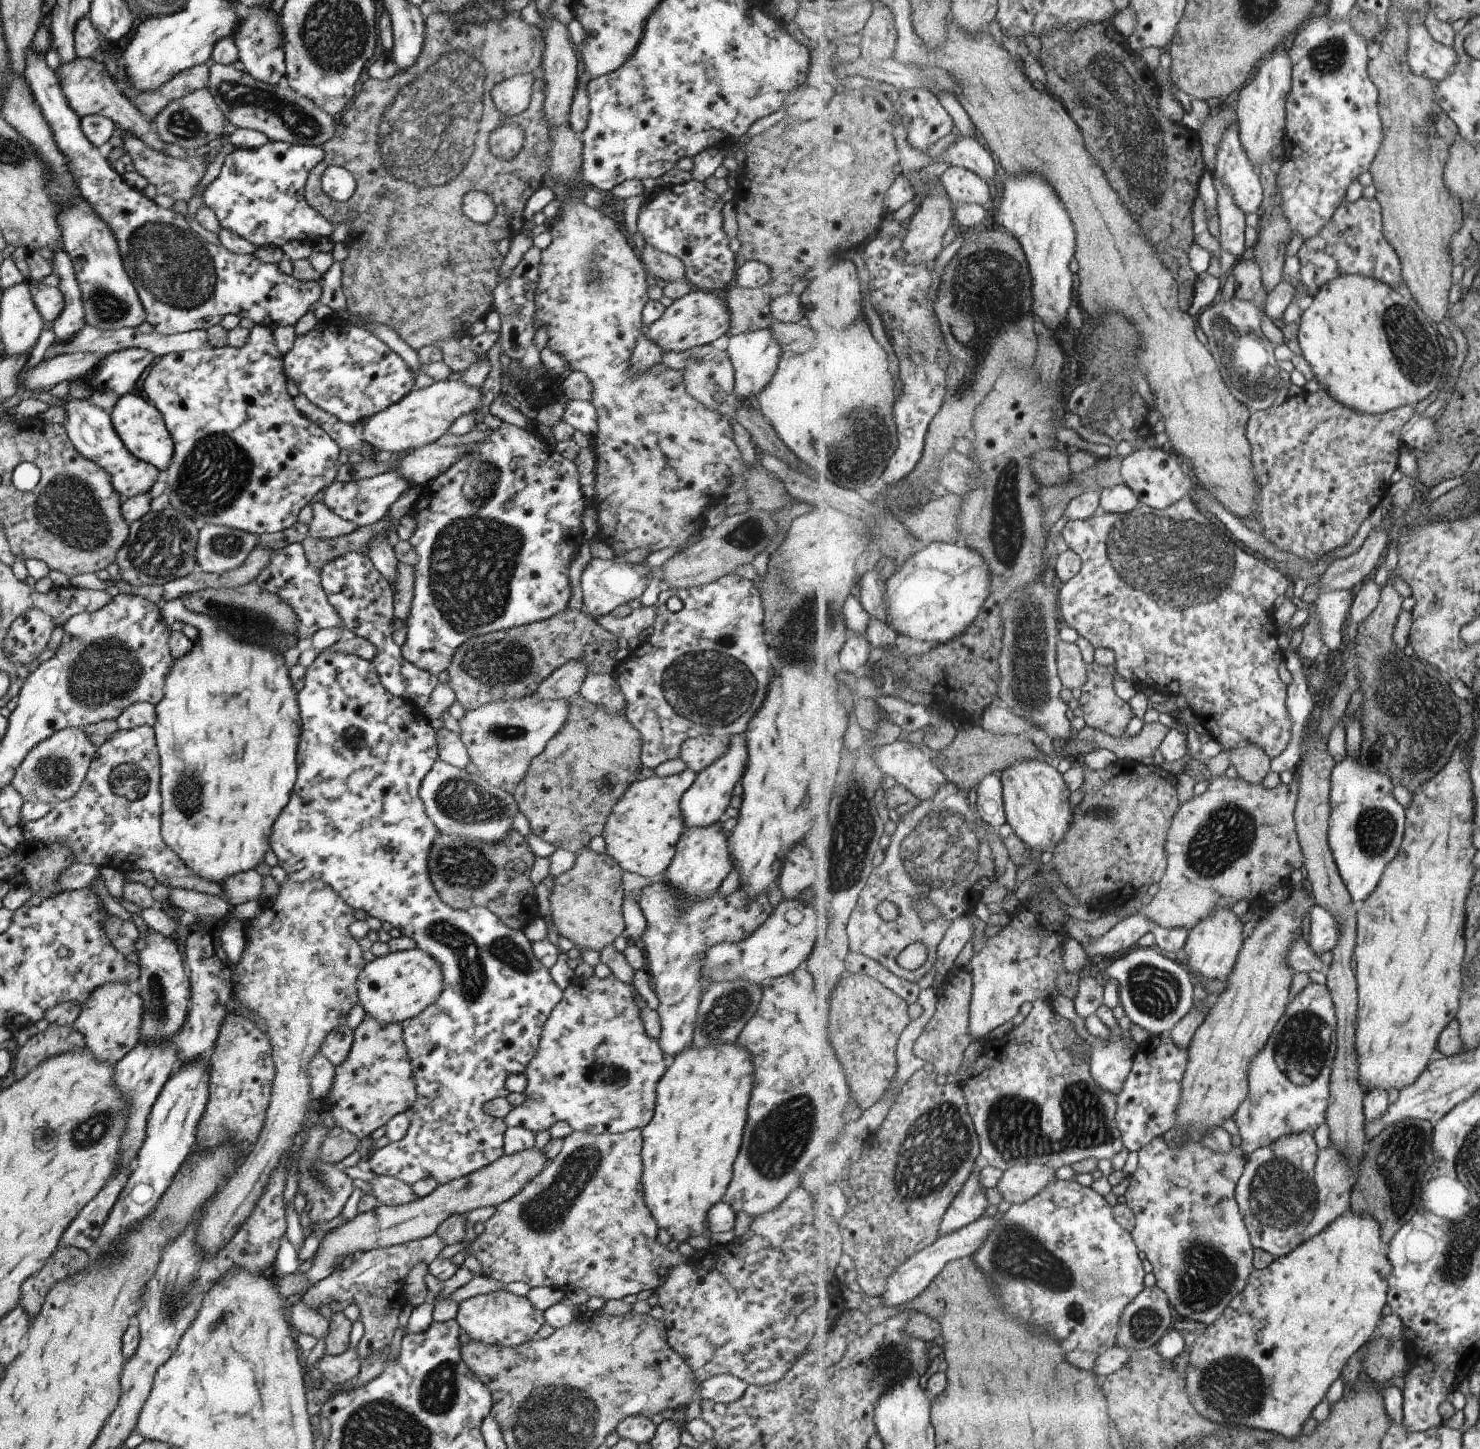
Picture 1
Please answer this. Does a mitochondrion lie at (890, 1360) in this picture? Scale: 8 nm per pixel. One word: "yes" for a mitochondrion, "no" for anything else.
yes

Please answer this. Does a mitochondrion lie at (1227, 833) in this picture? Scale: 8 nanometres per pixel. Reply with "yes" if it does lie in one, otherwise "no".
yes

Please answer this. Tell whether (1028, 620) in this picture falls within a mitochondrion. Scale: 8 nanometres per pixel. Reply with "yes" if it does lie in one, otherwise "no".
yes

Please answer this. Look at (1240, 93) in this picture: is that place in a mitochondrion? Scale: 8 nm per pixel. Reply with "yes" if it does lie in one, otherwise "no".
no

